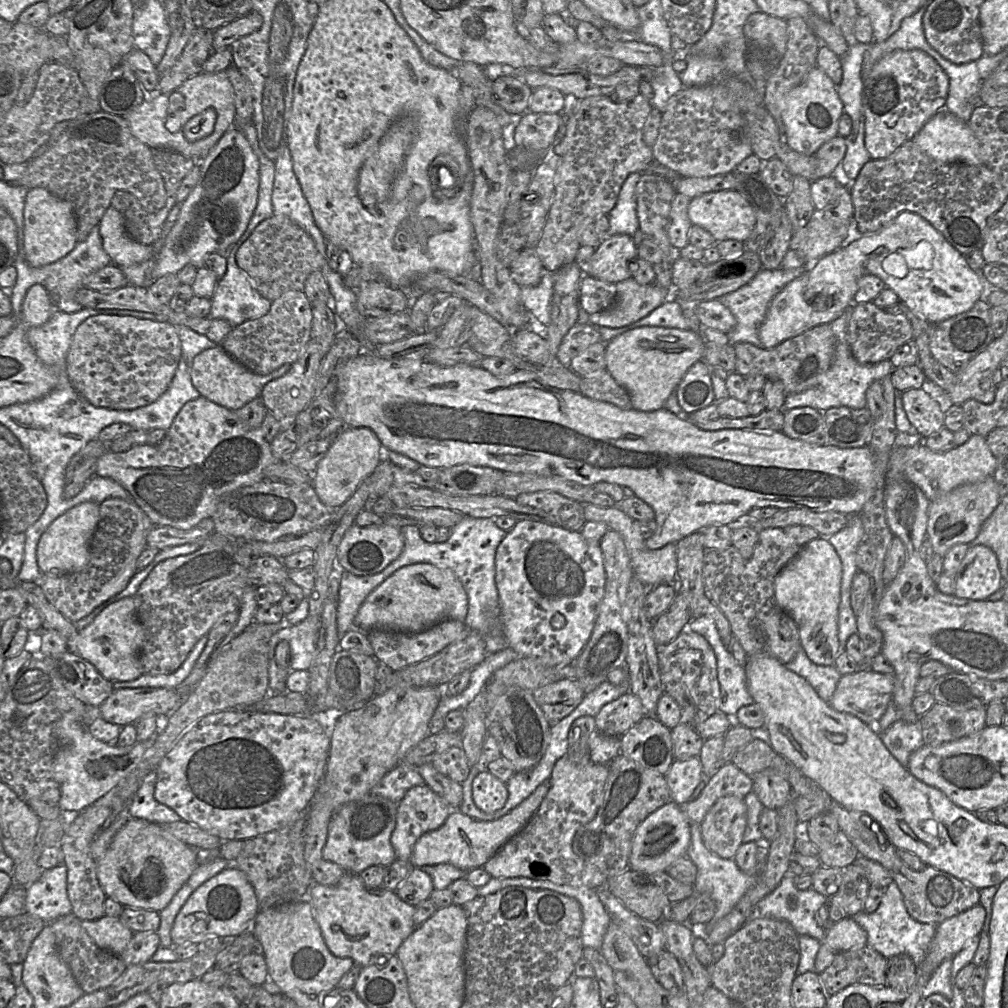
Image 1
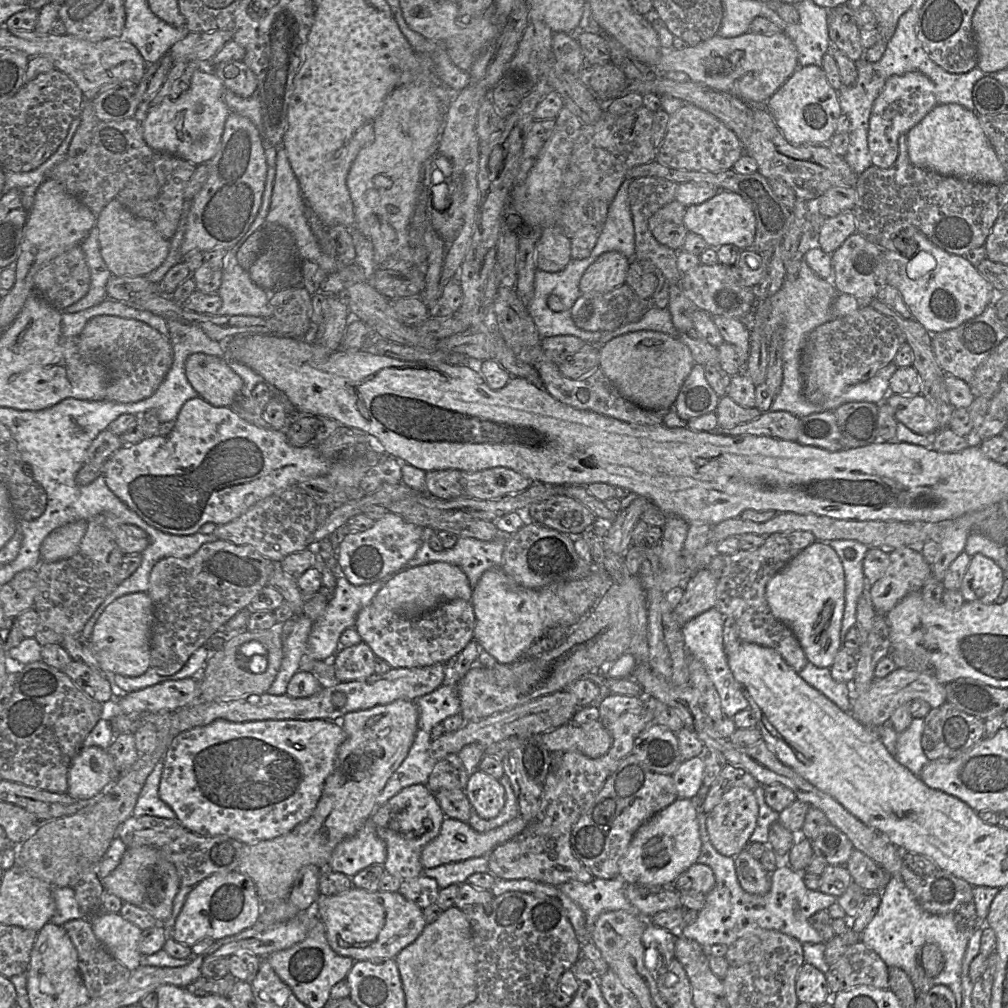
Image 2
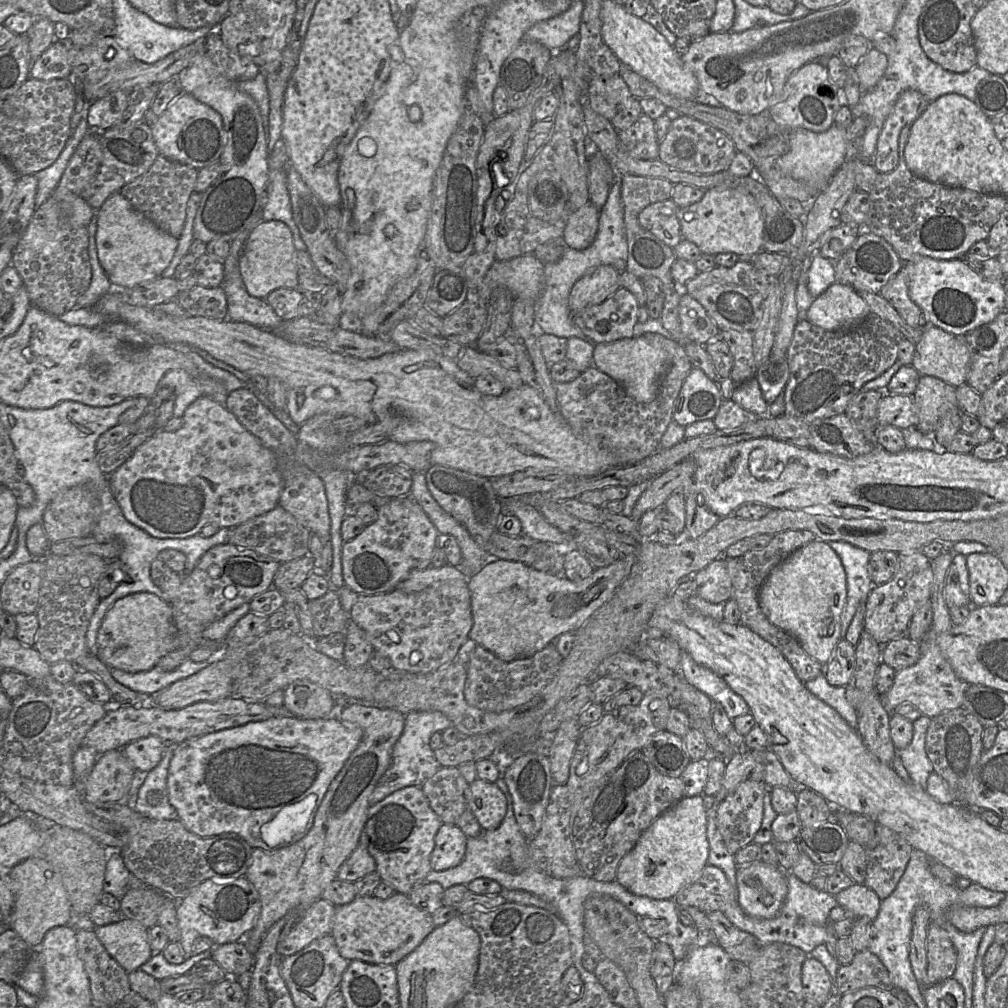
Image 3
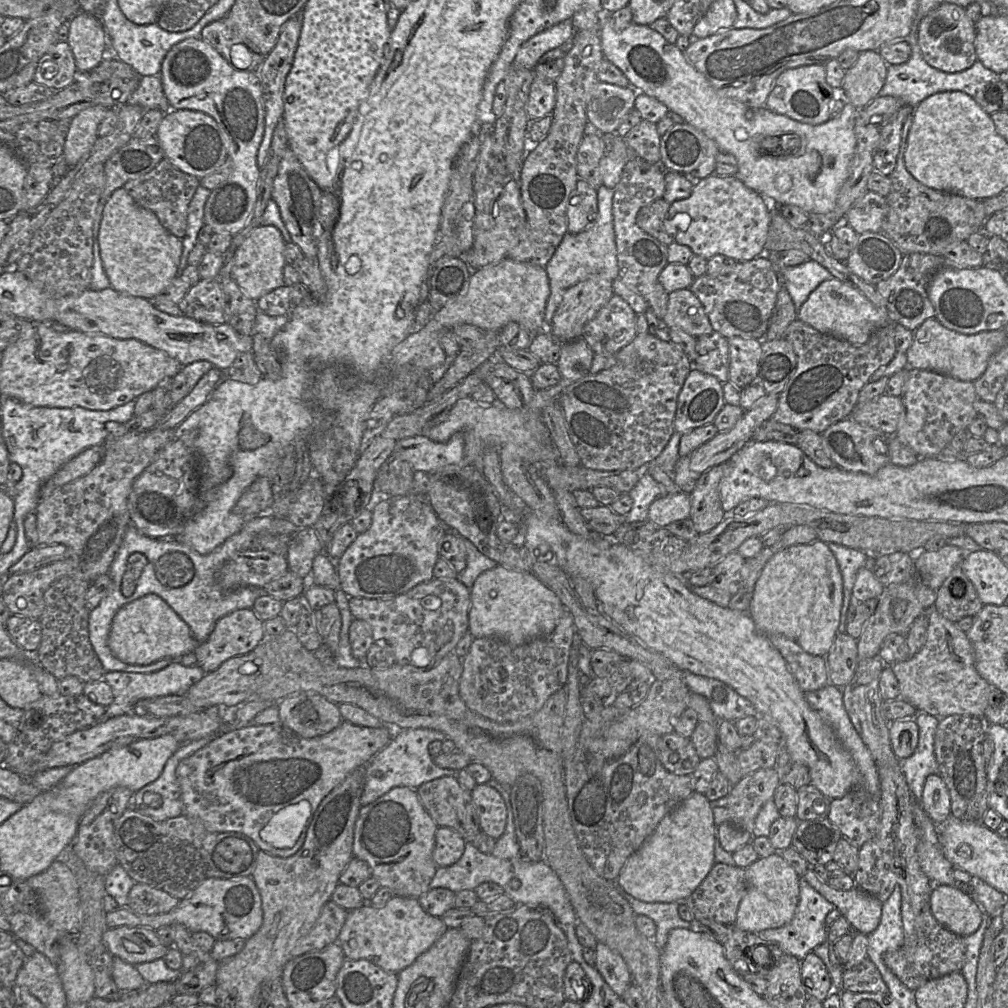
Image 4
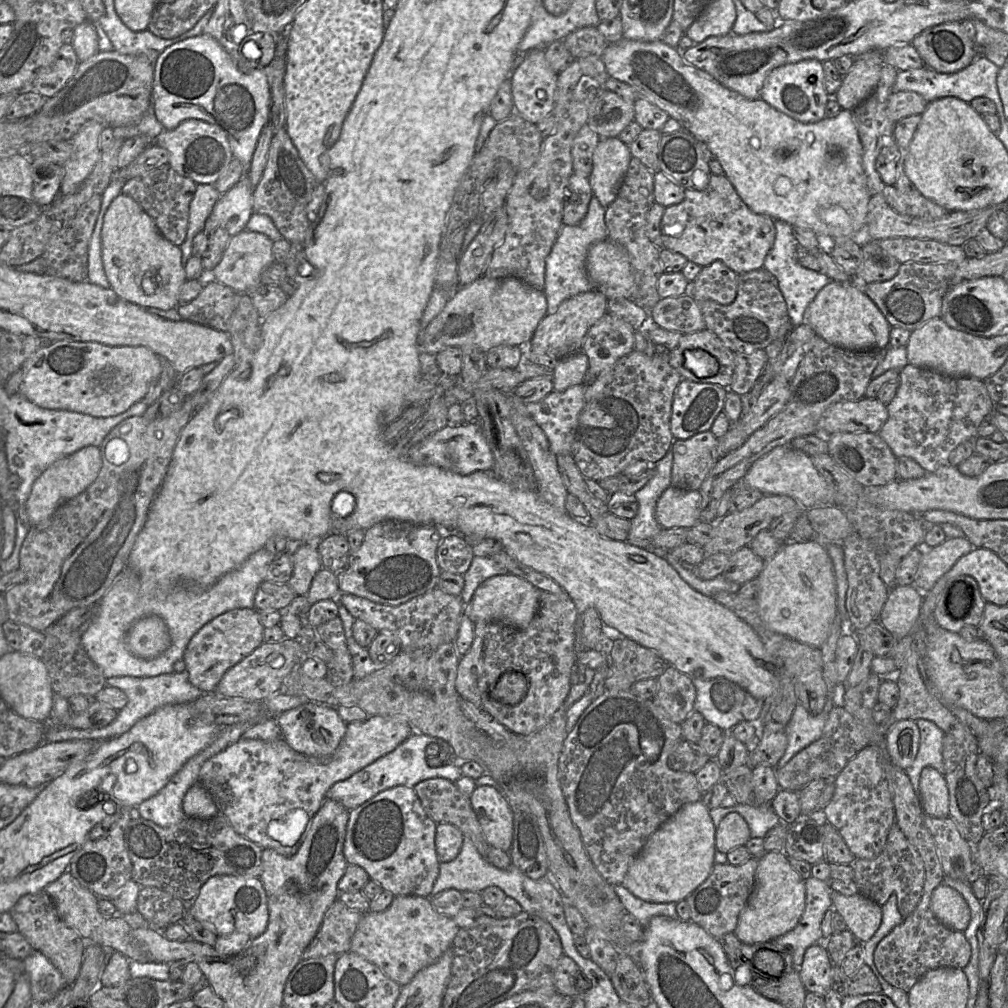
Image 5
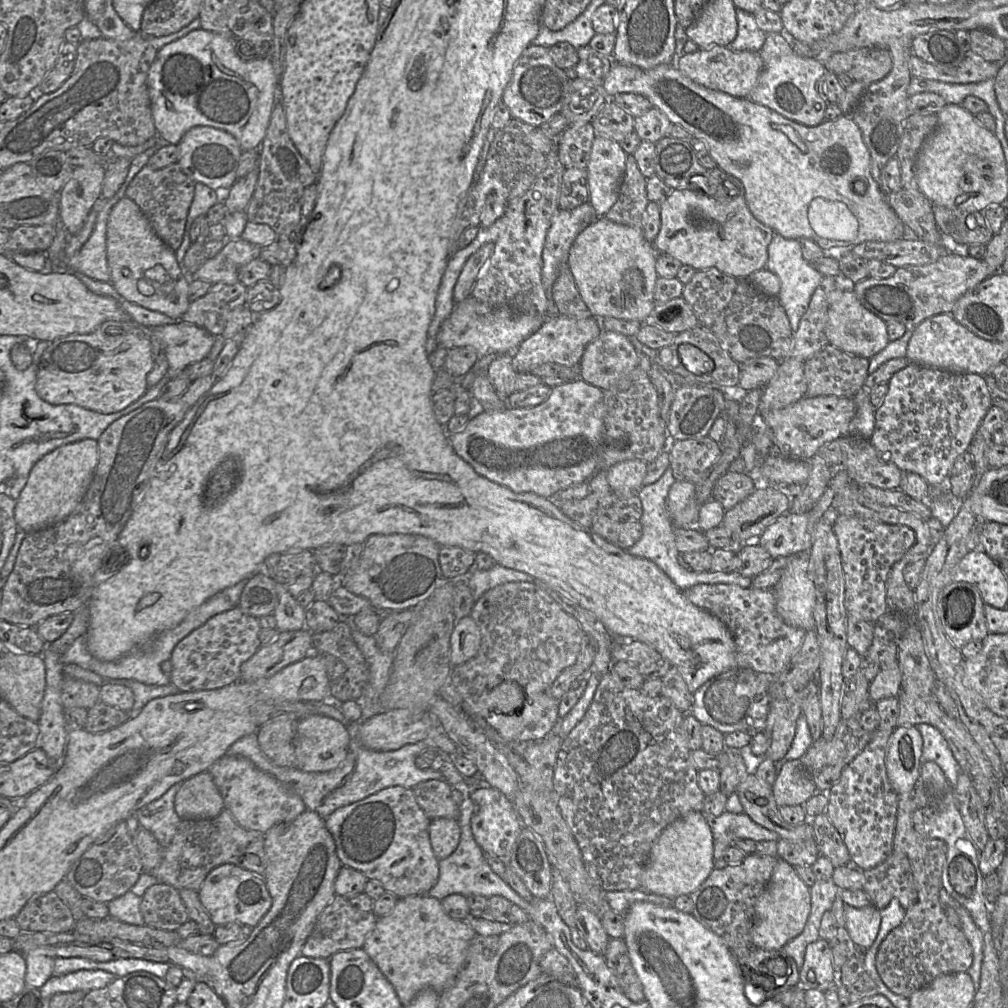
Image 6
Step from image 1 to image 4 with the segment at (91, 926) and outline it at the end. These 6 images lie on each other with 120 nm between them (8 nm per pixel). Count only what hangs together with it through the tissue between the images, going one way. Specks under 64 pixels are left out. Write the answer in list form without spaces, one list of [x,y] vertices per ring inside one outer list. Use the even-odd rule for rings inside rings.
[[[147,927],[107,928],[102,940],[114,957],[134,966],[164,958],[170,948],[160,942],[155,930]]]

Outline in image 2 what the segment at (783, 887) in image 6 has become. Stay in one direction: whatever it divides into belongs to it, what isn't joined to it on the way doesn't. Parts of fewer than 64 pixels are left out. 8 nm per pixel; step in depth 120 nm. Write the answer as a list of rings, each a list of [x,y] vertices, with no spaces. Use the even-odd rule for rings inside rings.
[[[746,849],[734,859],[738,881],[746,892],[764,895],[770,890],[771,876],[760,860],[755,859]]]

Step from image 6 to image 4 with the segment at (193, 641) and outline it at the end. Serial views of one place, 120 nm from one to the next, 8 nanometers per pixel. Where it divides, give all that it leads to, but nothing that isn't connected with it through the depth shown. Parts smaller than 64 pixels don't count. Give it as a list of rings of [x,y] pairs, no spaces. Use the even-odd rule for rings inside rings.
[[[252,609],[233,611],[220,618],[206,641],[199,643],[194,650],[197,658],[196,665],[205,673],[216,670],[224,661],[243,656],[251,652],[265,639],[264,622],[260,620]]]

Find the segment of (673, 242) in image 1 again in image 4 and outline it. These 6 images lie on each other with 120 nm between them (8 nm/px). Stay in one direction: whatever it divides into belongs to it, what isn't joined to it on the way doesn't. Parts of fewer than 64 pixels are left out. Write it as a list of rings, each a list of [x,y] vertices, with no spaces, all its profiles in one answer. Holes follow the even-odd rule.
[[[658,199],[640,209],[637,214],[637,225],[665,246],[669,246],[674,242],[665,229],[665,219],[669,207],[670,204],[664,199]]]

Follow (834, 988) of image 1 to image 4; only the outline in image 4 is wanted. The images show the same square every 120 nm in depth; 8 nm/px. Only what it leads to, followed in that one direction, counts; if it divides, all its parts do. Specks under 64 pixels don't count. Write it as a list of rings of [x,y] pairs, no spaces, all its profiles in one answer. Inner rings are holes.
[[[868,957],[852,969],[844,969],[842,975],[842,989],[853,993],[889,992],[876,965]]]

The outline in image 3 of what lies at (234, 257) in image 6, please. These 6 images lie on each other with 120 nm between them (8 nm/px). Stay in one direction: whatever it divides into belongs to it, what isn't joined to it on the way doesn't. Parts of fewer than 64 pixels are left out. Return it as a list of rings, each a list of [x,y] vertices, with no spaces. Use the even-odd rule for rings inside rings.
[[[278,220],[260,222],[246,241],[239,259],[239,270],[249,295],[265,299],[279,288],[299,289],[295,263],[296,248],[289,227]]]

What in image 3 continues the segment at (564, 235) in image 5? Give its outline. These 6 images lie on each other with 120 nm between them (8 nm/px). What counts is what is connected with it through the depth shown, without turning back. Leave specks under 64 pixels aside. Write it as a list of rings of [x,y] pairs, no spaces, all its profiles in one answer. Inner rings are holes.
[[[615,178],[610,186],[607,201],[600,210],[597,234],[592,244],[584,250],[565,247],[562,257],[557,262],[545,264],[543,293],[534,303],[535,331],[566,339],[578,337],[592,342],[572,320],[569,308],[571,289],[577,280],[601,265],[610,265],[618,272],[623,272],[626,269],[627,259],[628,246],[623,217],[621,183],[619,179]]]

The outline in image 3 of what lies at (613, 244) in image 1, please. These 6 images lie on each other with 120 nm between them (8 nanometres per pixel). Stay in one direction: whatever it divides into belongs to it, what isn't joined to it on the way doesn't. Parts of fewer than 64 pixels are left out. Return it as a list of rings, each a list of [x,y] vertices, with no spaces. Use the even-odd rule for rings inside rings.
[[[601,265],[581,277],[571,289],[569,308],[573,314],[600,304],[620,288],[620,272],[610,265]]]

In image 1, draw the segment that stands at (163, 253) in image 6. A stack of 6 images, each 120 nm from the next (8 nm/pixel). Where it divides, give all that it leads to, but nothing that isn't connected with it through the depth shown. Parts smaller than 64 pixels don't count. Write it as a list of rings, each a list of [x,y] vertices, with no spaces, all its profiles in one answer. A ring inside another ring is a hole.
[[[110,206],[99,222],[100,235],[102,237],[103,248],[111,258],[111,264],[116,266],[129,266],[152,259],[155,256],[152,245],[141,244],[132,239],[125,227],[123,215],[114,207]]]

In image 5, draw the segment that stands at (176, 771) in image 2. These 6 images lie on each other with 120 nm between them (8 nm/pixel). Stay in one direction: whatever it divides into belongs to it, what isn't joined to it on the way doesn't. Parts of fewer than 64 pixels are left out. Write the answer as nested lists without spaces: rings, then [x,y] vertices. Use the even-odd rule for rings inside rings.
[[[369,716],[365,721],[347,723],[343,740],[335,753],[327,759],[316,759],[298,753],[283,738],[273,742],[241,738],[203,763],[198,783],[210,793],[218,807],[219,815],[227,820],[235,832],[263,849],[272,849],[283,856],[292,856],[303,842],[311,819],[326,799],[328,790],[335,783],[347,779],[393,751],[412,733],[412,727],[402,719]]]

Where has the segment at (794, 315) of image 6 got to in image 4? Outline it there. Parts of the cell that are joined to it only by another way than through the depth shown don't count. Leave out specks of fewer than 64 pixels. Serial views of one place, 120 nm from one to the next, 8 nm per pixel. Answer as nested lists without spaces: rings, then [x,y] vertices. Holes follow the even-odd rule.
[[[813,260],[795,267],[775,268],[781,284],[787,289],[796,312],[822,282],[834,278],[831,273]]]

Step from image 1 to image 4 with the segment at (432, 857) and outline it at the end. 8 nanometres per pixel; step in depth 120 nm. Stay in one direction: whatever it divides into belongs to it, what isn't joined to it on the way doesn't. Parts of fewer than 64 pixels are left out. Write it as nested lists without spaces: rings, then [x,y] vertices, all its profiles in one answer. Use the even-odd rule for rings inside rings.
[[[438,826],[435,832],[433,860],[437,867],[450,866],[462,856],[466,840],[456,830],[446,826]]]

